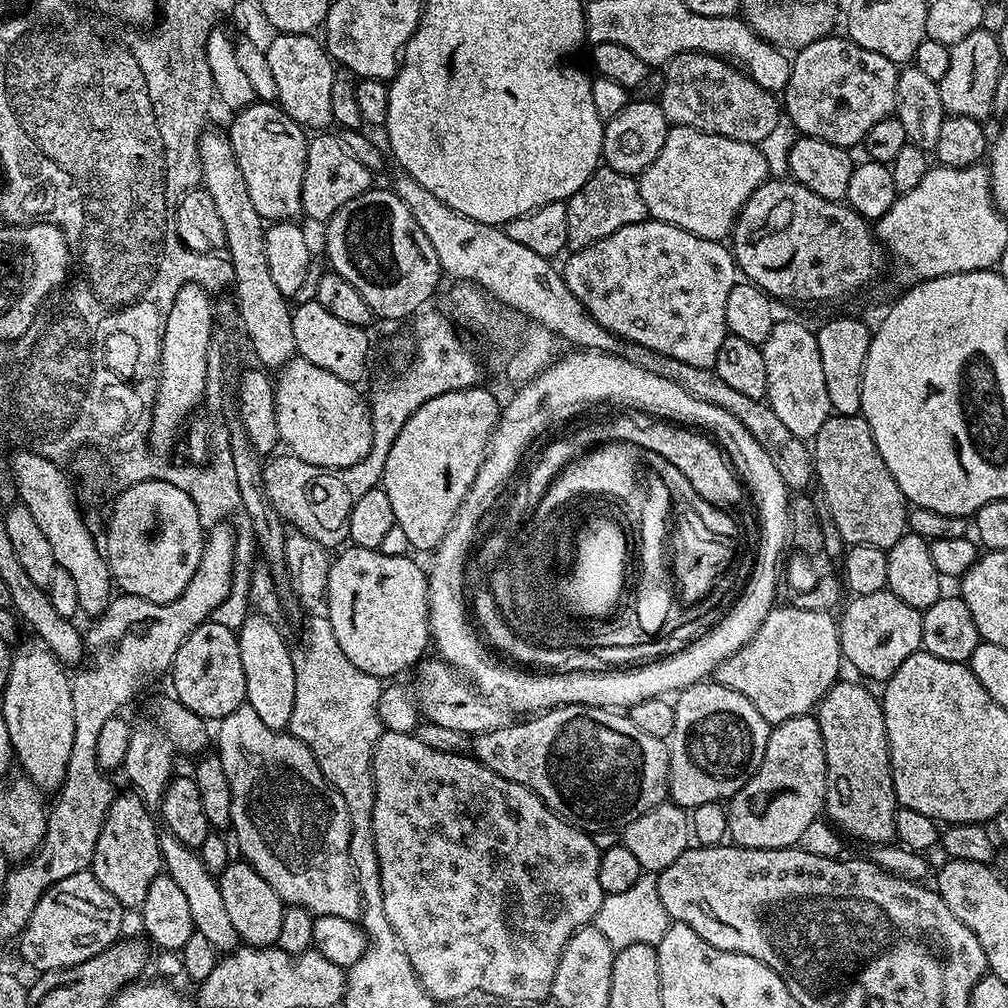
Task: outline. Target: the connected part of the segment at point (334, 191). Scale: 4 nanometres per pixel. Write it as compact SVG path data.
M335 134L313 135L308 141L306 170L302 178L303 215L309 216L312 220L327 222L335 212L342 210L342 206L346 206L346 202L358 198L358 194L373 187L372 176L373 169L362 166L362 162L350 158L350 154L342 150Z

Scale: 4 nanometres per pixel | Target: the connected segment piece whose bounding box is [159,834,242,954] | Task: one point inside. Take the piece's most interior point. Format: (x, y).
(202, 888)

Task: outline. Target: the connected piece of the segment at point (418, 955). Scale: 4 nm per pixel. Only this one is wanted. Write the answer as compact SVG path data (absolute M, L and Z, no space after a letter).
M385 730L380 736L379 742L372 755L372 777L374 778L374 814L372 815L372 833L374 834L374 850L378 854L378 868L380 870L380 881L382 882L382 906L386 909L386 918L390 921L390 926L394 926L394 934L398 934L398 938L402 938L402 946L406 946L406 955L410 957L410 964L414 966L414 970L418 974L418 978L422 982L422 986L428 992L429 996L437 1002L443 1000L464 1000L467 996L474 997L482 992L498 994L502 998L515 998L516 1000L532 1000L532 997L544 996L544 992L548 989L549 980L552 973L558 970L558 958L562 958L562 950L566 946L566 942L579 928L586 927L587 924L595 921L598 910L604 901L604 891L602 890L602 882L598 882L598 866L600 865L600 851L594 846L591 835L585 832L583 828L576 828L573 824L568 823L563 816L552 812L544 803L542 798L538 798L538 794L534 794L531 788L522 786L518 782L510 782L506 778L502 778L498 774L494 774L494 770L490 770L485 764L473 758L468 754L458 752L443 752L442 750L434 750L430 746L426 746L423 742L418 742L418 738L411 732L392 732Z

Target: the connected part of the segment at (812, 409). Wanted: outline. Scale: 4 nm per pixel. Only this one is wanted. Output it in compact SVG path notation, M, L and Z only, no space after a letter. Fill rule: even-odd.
M777 319L761 347L766 362L766 403L778 414L796 436L814 438L822 430L822 422L833 415L830 394L826 394L826 377L822 370L822 354L818 354L815 331L796 320Z

